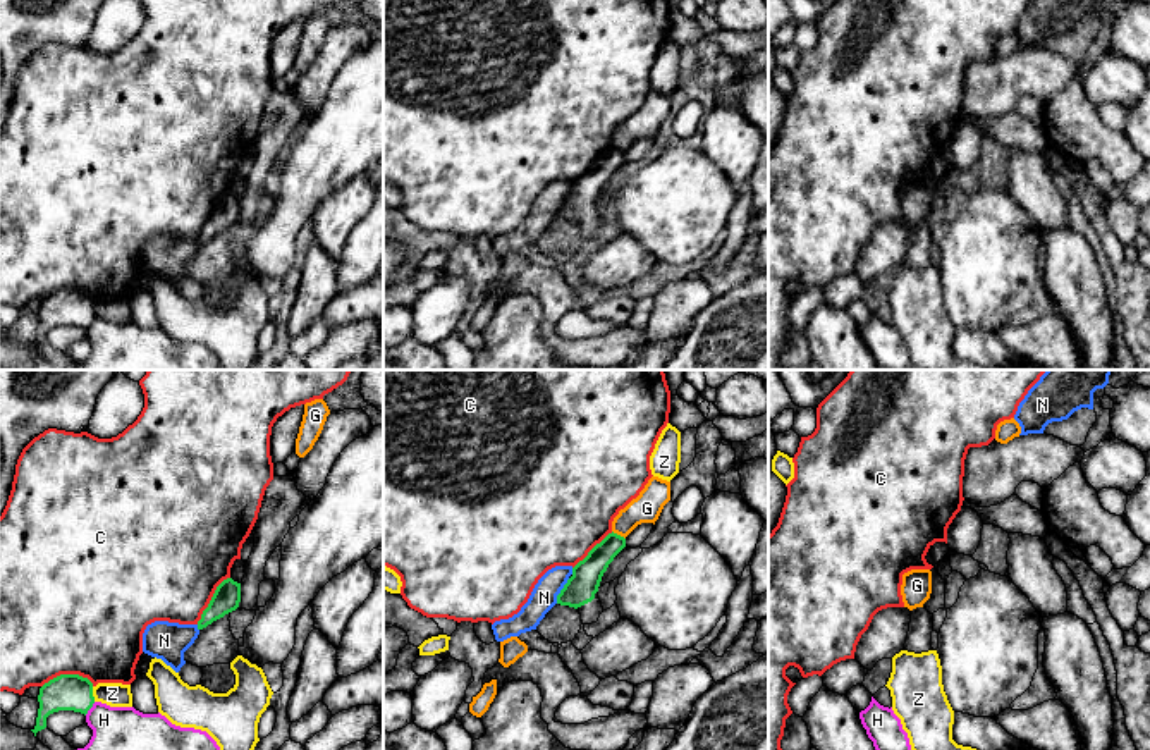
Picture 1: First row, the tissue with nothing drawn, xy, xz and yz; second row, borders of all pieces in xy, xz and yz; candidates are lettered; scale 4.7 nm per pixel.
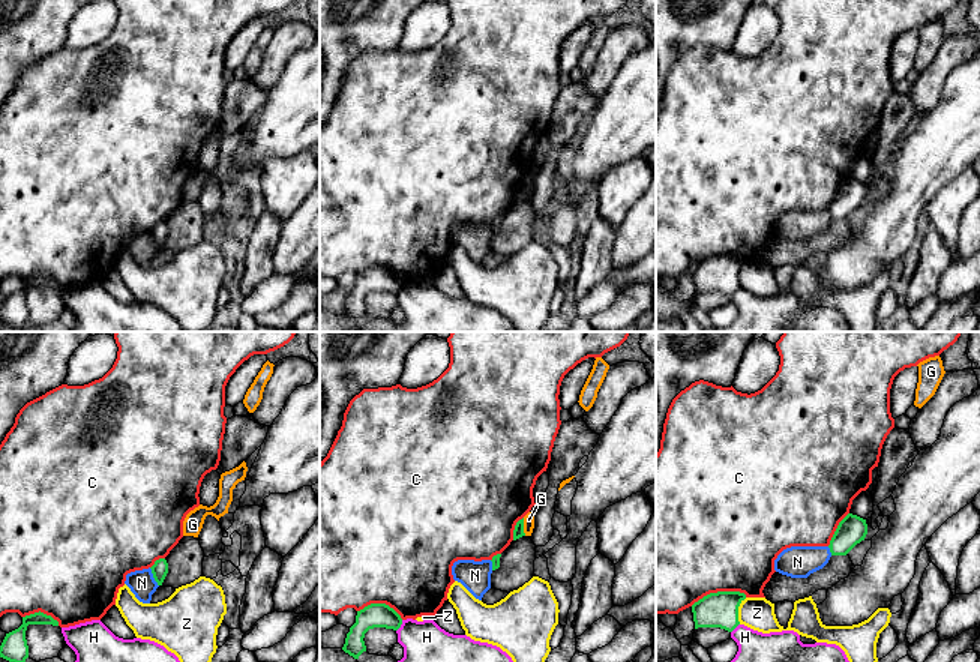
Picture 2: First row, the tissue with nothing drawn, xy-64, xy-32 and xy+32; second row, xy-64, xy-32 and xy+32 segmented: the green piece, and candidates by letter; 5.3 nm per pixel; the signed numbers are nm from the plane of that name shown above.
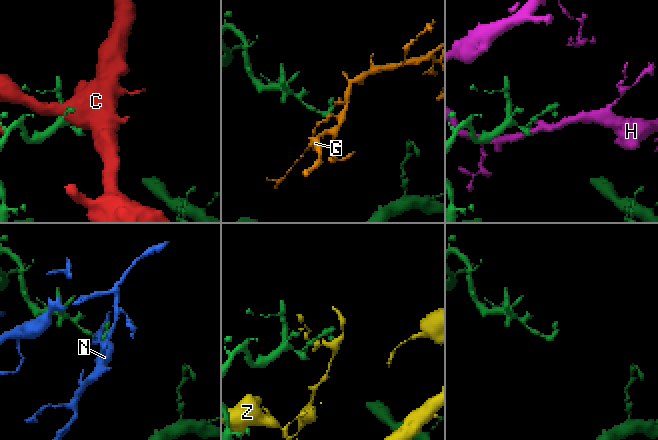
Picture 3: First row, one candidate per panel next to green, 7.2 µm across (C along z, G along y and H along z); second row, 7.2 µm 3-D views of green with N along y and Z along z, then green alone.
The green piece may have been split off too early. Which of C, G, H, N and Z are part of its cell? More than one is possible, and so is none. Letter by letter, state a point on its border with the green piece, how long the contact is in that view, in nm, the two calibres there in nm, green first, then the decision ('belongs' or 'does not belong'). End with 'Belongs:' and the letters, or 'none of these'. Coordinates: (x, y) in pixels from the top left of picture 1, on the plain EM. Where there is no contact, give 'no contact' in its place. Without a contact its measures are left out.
C: contact xy (67, 289); length 240 nm; calibres 180 and 500 nm; does not belong
G: contact xz (619, 150); length 80 nm; calibres 140 and 140 nm; does not belong
H: contact xy (90, 322); length 80 nm; calibres 180 and 340 nm; does not belong
N: contact xz (561, 205); length 140 nm; calibres 140 and 120 nm; does not belong
Z: contact xy (91, 308); length 70 nm; calibres 180 and 110 nm; does not belong
Belongs: none of these

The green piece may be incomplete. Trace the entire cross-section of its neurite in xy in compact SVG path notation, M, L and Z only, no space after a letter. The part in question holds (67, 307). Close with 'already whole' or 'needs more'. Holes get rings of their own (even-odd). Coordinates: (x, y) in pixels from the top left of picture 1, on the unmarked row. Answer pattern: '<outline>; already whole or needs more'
M60 289L40 303L38 317L36 341L31 344L34 351L46 342L46 332L53 327L74 325L86 330L95 318L93 298L79 289Z; already whole

